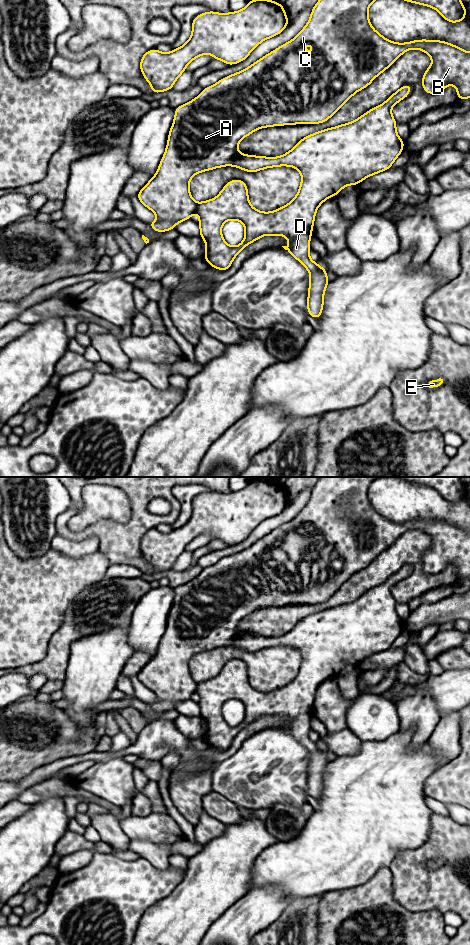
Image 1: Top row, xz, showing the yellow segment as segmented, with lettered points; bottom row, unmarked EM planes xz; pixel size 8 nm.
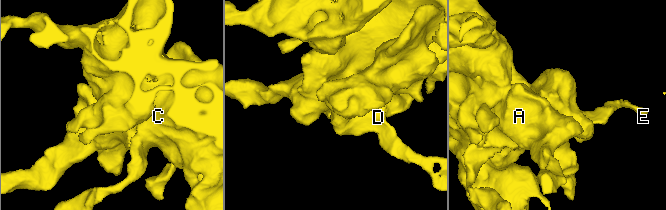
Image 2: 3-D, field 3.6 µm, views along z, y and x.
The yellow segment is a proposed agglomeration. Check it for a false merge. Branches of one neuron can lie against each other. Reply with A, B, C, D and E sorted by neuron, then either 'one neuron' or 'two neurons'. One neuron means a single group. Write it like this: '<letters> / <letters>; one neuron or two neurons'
A B C D E; one neuron

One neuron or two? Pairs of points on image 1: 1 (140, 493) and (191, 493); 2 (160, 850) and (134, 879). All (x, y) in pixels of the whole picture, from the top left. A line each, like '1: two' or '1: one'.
1: two
2: two

